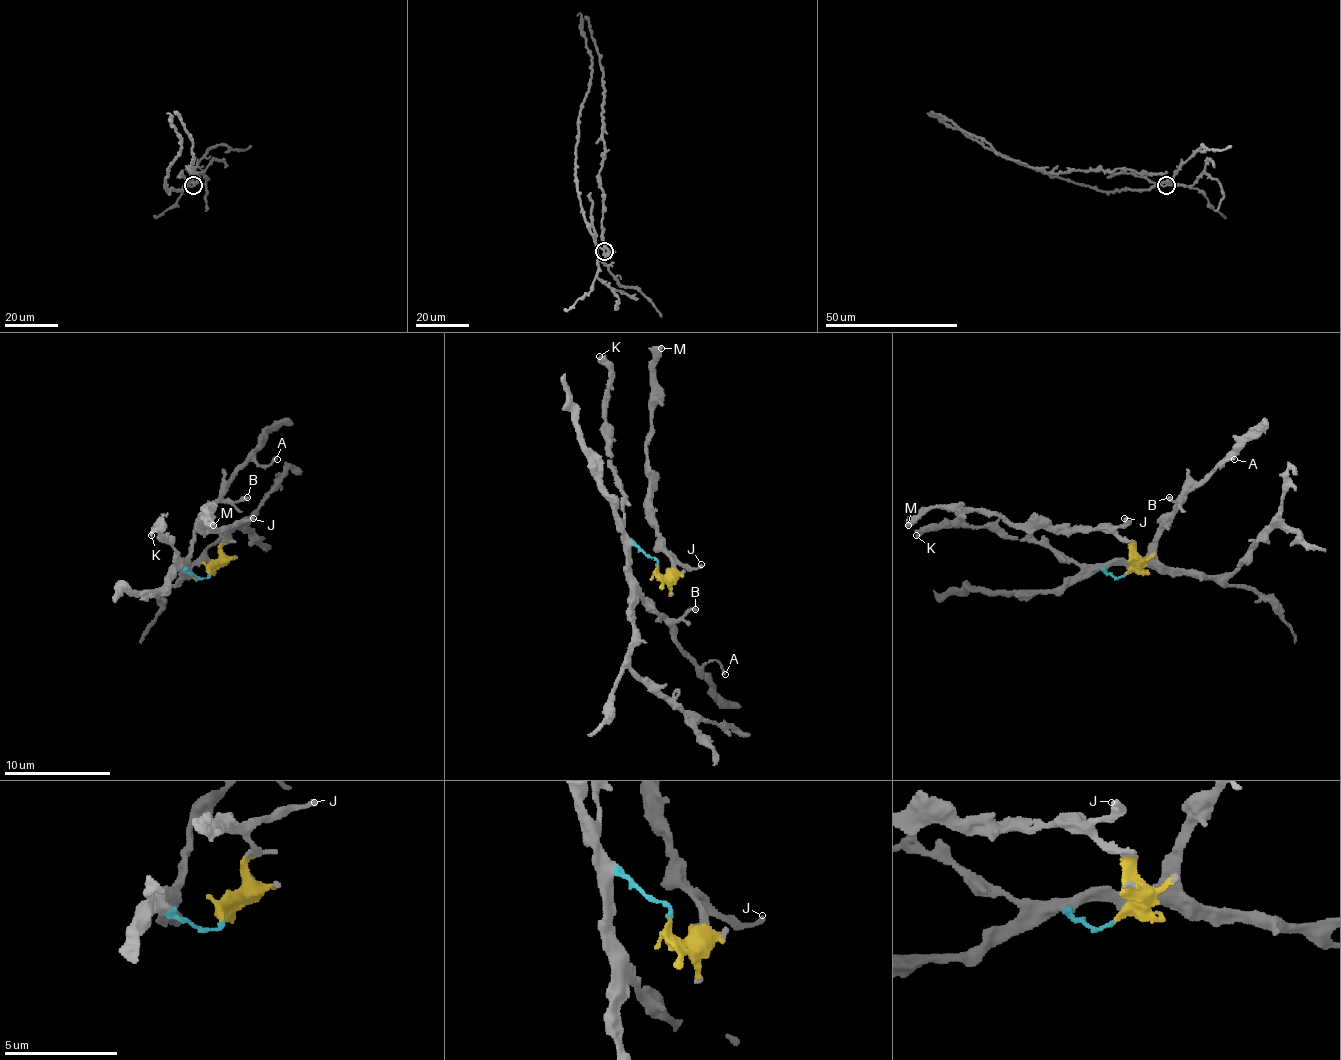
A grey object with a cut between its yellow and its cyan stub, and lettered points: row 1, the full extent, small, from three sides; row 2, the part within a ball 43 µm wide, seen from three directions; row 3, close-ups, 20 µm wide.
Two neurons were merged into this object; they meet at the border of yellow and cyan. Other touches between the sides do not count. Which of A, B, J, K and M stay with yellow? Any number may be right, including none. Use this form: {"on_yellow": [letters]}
{"on_yellow": ["J", "M"]}

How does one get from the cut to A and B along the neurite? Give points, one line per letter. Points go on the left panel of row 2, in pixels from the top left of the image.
A: (208, 576), (197, 579), (181, 565), (192, 549), (197, 523), (251, 459), (267, 464), (277, 459)
B: (208, 576), (197, 579), (181, 565), (192, 549), (192, 533), (219, 501), (235, 501), (248, 496)

